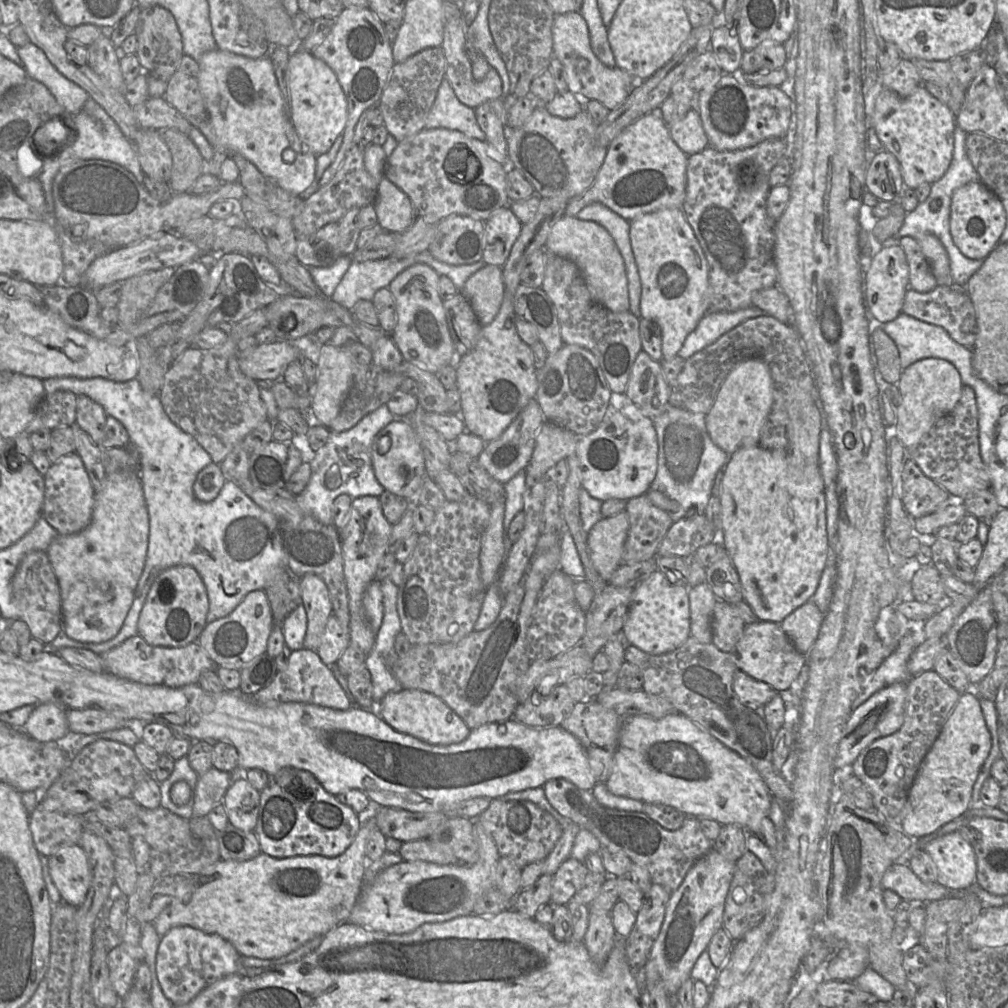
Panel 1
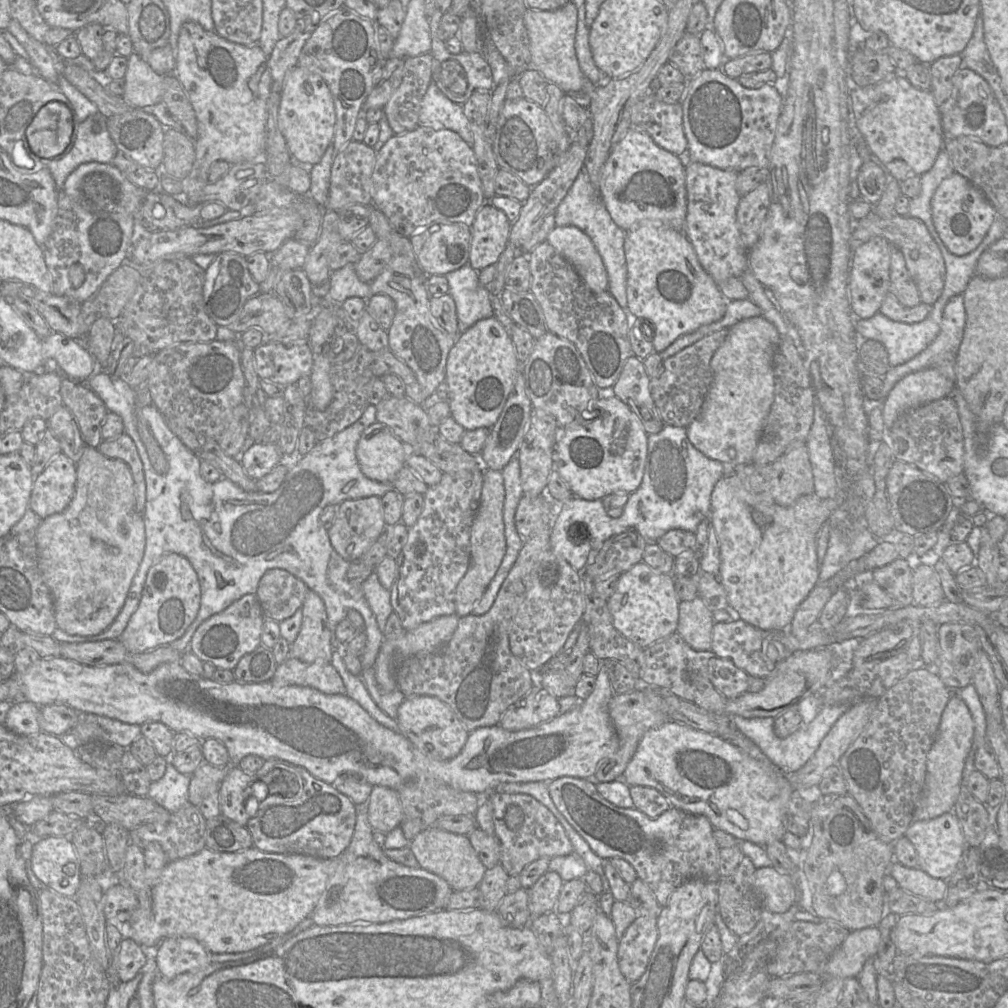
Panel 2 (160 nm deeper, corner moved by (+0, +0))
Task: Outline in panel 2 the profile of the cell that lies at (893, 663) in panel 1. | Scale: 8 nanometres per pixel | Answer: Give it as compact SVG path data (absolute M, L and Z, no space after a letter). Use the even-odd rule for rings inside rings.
M845 704L823 707L814 720L808 724L802 723L802 726L797 731L784 739L778 738L774 733L774 718L744 718L735 715L732 720L736 728L755 743L775 767L789 775L807 763L838 719L850 707L850 705Z

